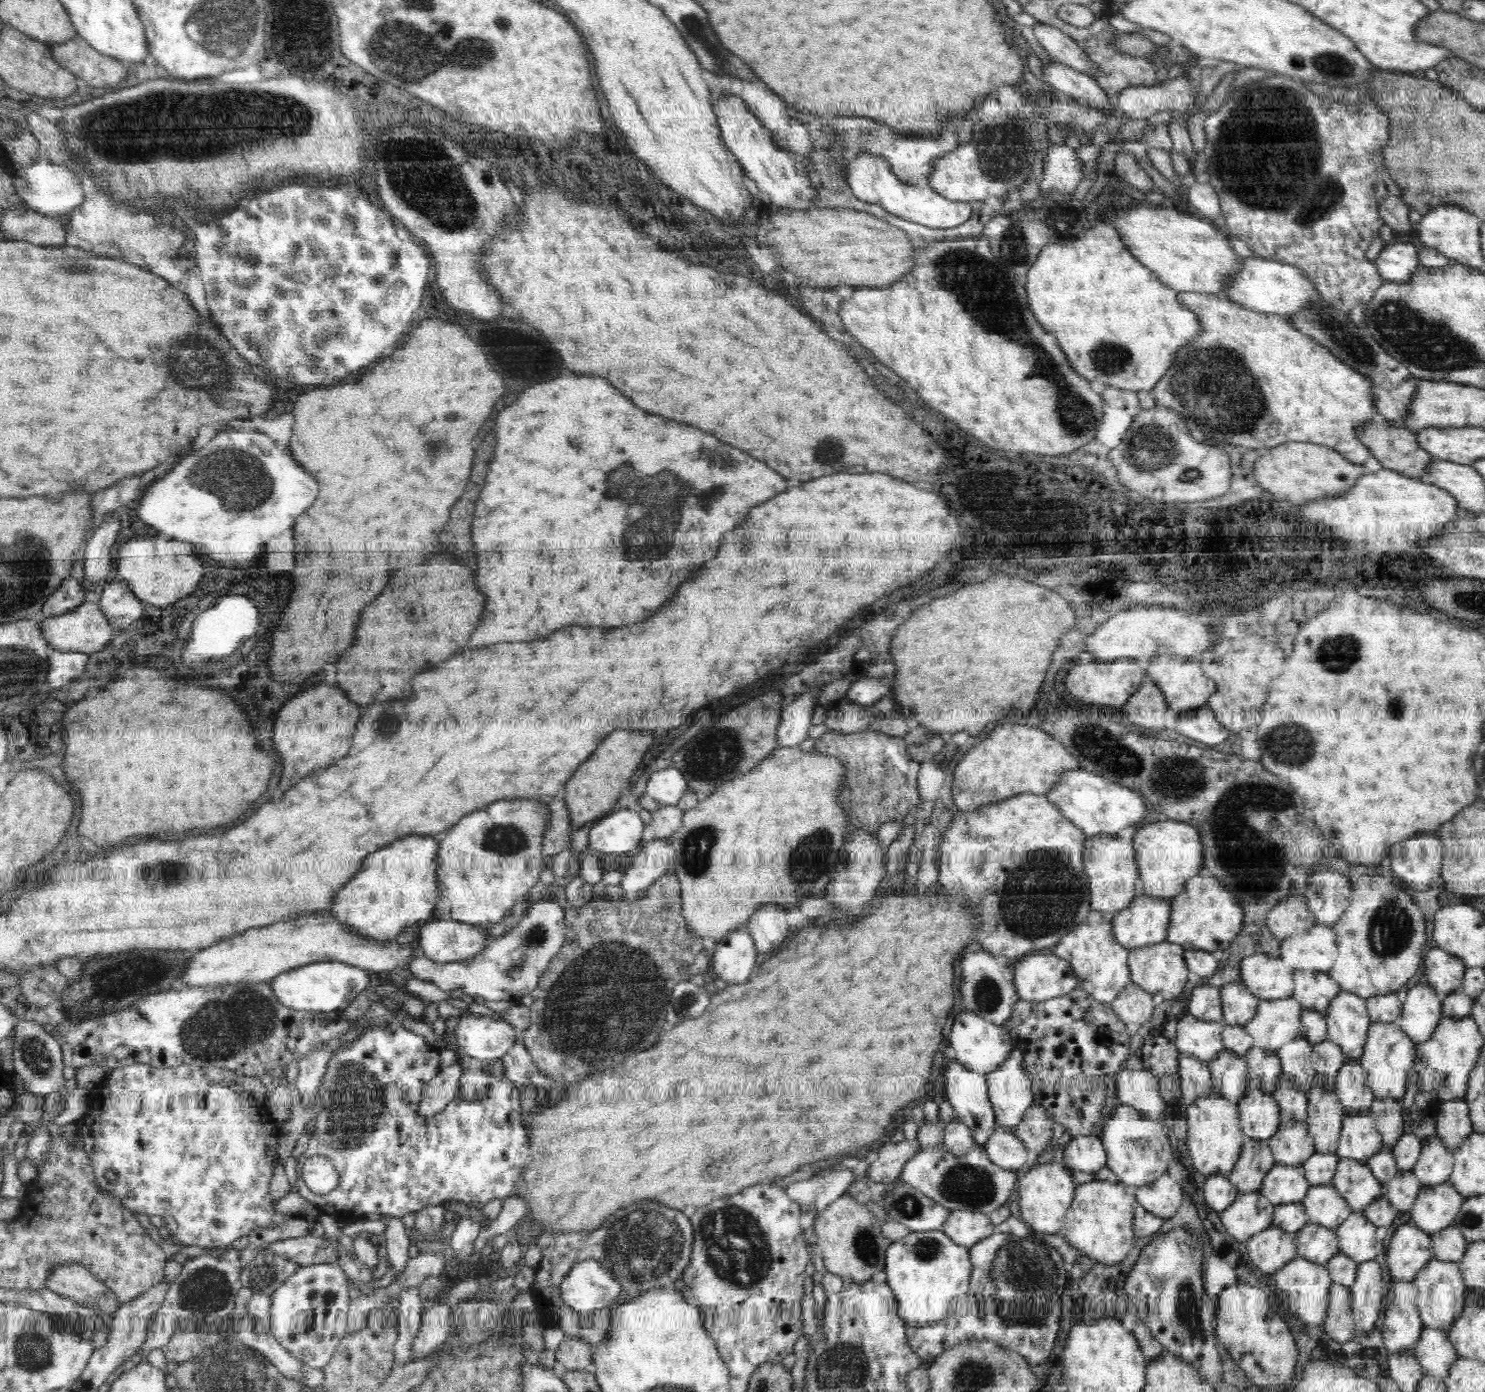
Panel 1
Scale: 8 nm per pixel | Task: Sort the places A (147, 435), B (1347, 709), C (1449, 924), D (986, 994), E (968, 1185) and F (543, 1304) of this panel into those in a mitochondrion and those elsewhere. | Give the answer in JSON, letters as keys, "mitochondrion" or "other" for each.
{"A":"other","B":"other","C":"other","D":"mitochondrion","E":"mitochondrion","F":"other"}

